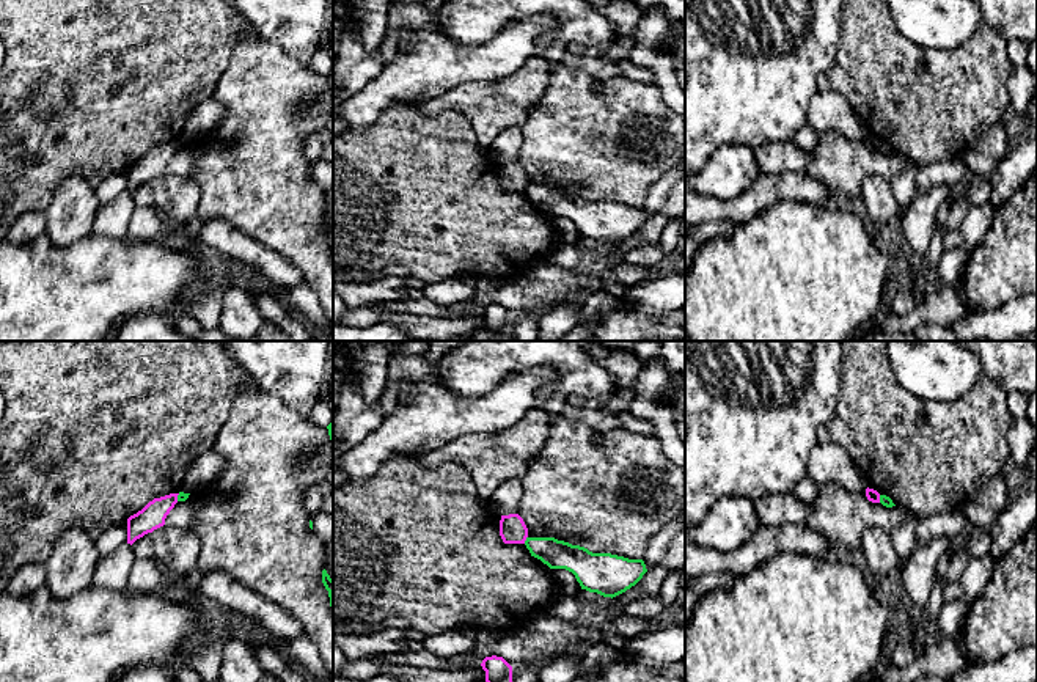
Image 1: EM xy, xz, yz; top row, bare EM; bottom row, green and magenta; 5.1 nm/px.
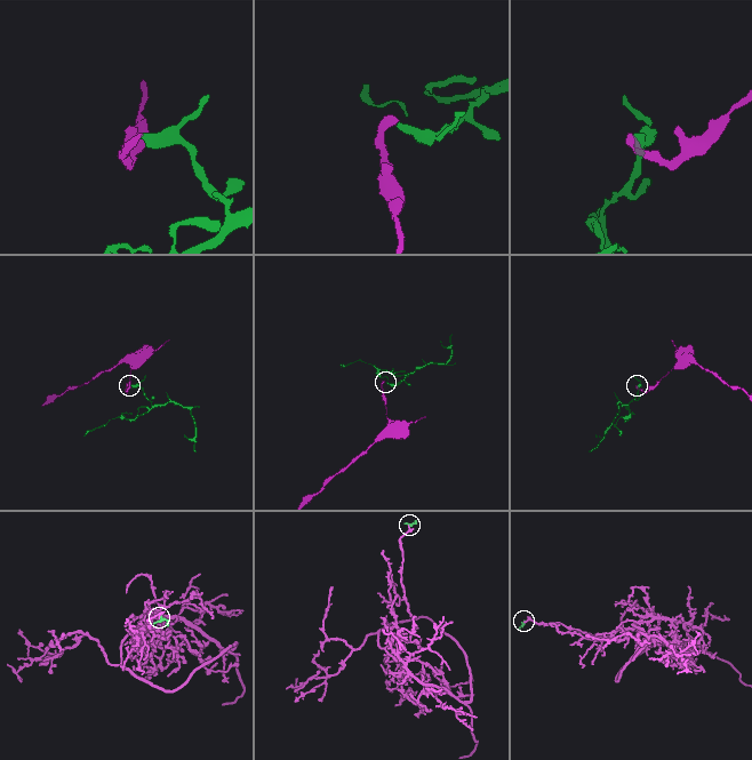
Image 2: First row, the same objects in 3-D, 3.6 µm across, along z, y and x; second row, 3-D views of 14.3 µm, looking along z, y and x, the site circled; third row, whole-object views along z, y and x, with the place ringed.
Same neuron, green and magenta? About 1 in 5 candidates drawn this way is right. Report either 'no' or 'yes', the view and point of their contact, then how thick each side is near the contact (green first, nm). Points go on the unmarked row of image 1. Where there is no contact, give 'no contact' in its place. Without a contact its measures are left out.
no; meets green in xz at (527, 187); 150 nm thick on the green side, 140 nm on the other

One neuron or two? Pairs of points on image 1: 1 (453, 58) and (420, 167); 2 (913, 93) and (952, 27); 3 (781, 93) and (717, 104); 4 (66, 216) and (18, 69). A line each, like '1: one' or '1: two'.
1: two
2: two
3: one
4: two

